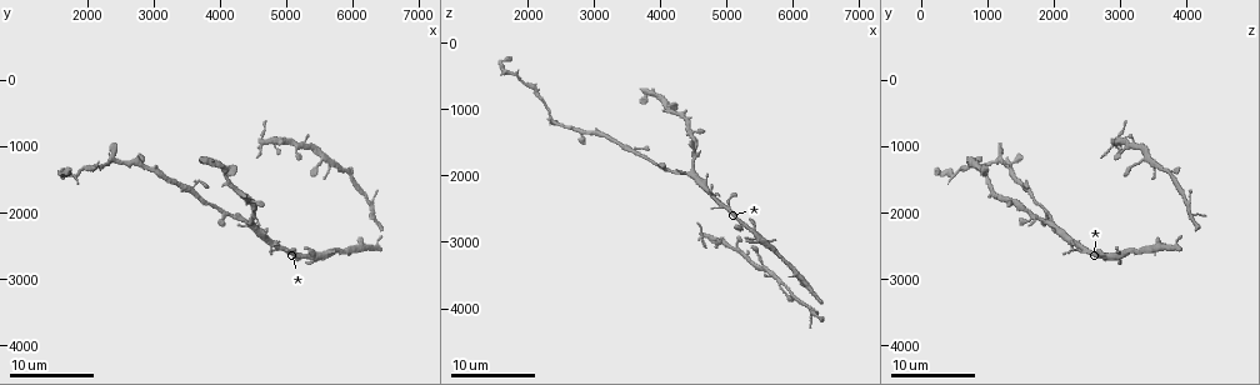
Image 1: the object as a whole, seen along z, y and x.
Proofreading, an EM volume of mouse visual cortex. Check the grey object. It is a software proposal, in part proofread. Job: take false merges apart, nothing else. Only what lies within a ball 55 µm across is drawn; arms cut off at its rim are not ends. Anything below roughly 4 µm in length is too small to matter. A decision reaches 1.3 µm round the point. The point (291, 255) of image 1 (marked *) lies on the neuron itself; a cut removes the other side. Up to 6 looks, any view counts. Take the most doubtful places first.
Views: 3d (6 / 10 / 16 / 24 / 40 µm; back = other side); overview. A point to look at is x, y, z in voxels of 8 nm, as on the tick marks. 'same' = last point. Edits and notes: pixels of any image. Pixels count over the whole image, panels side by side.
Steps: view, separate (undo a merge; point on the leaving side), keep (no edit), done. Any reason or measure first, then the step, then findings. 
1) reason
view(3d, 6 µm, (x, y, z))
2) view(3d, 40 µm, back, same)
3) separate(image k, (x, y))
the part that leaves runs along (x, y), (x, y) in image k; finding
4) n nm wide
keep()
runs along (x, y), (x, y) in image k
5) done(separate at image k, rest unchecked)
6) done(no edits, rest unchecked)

thin arm on a thick one
view(3d, 16 µm, (4450, 2150, 1950))

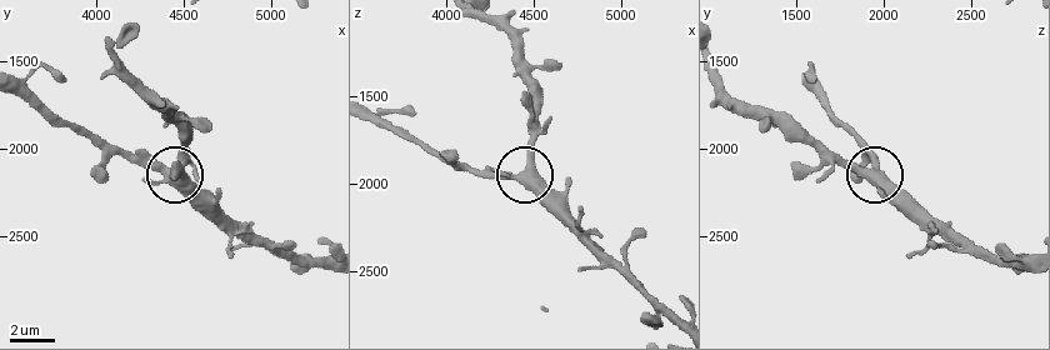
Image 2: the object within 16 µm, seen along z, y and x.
view(3d, 6 µm, (4420, 2120, 1960))

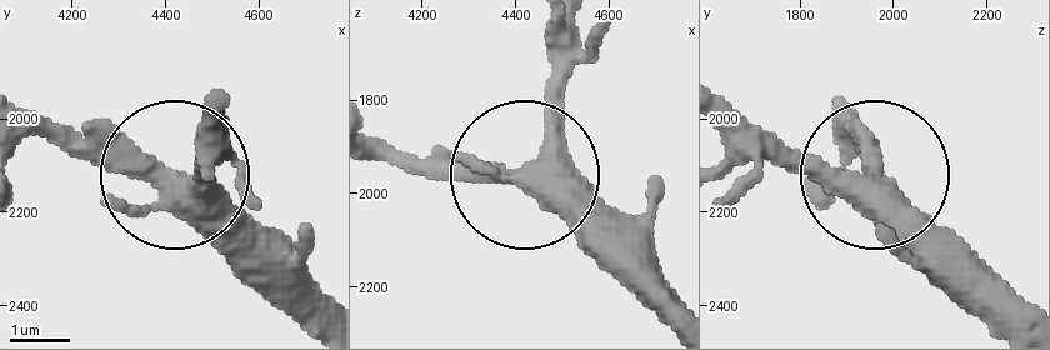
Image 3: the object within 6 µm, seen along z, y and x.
keep()
runs along (321, 324), (186, 189), (216, 160) in image 3; one neuron here

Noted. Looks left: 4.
three arms meet
view(3d, 24 µm, (5950, 1400, 3750))

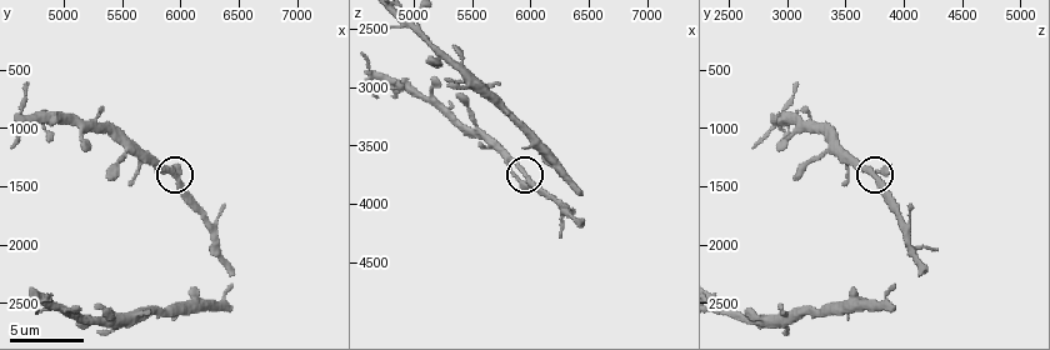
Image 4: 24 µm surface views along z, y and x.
view(3d, 6 µm, (5940, 1400, 3700))

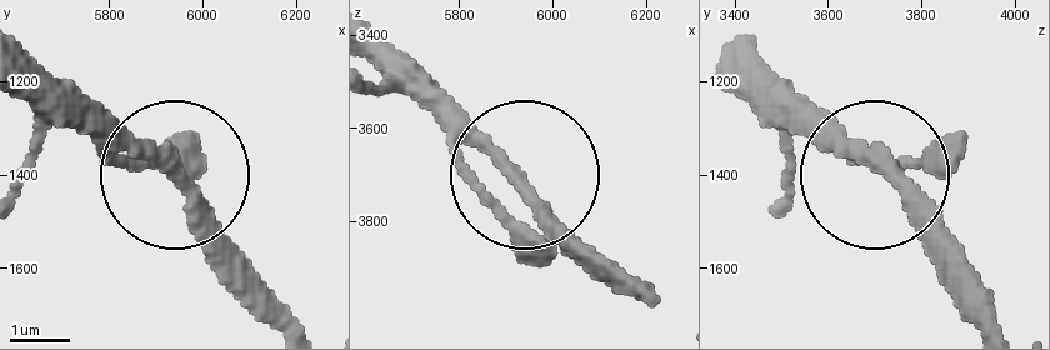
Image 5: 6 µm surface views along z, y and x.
keep()
continuous, no second neuron

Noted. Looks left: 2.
view(3d, 6 µm, (4620, 880, 2960))

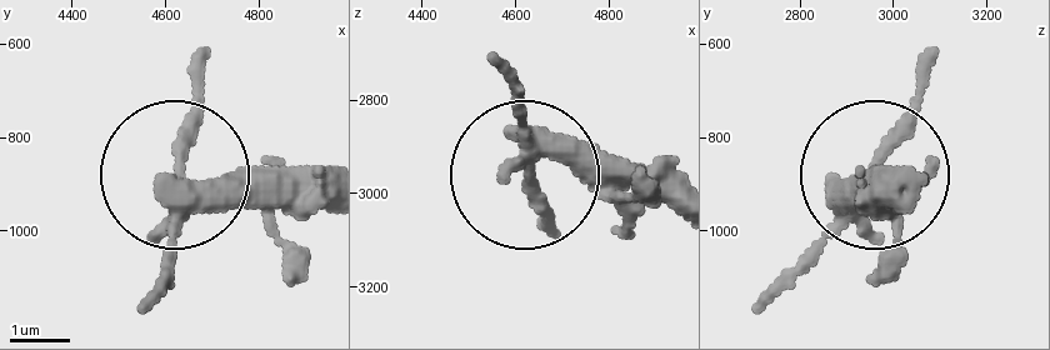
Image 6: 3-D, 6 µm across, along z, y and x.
separate(image 6, (164, 271))
the part that leaves runs along (183, 195), (183, 126), (208, 56) in image 6; two neurons meet here

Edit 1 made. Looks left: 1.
done(separate at image 6, rest unchecked)

